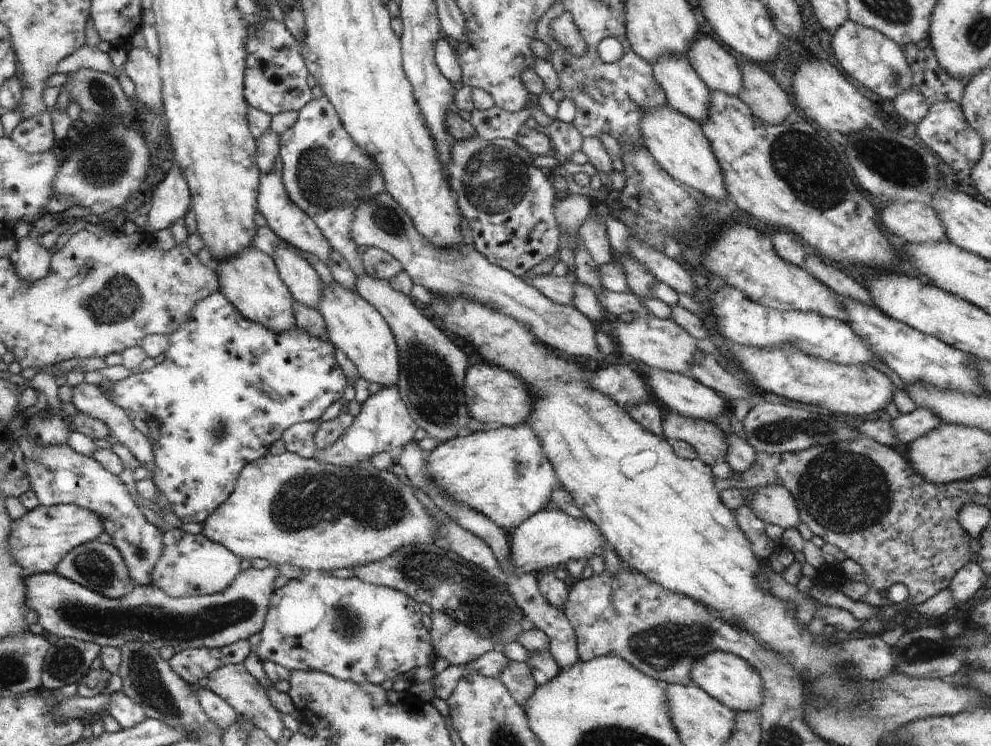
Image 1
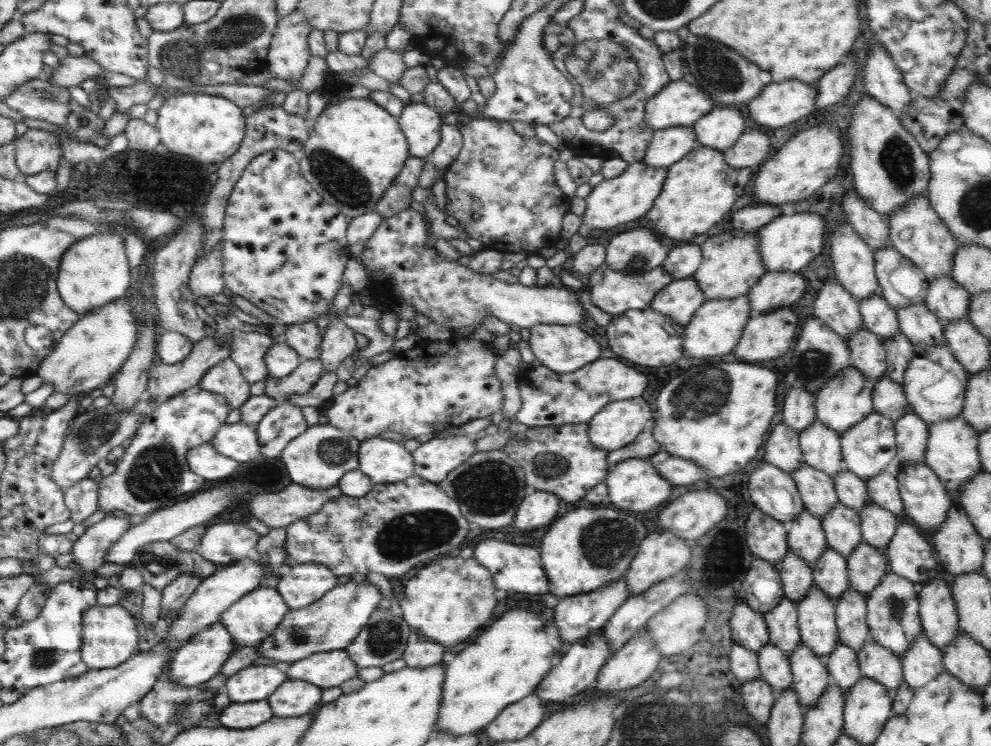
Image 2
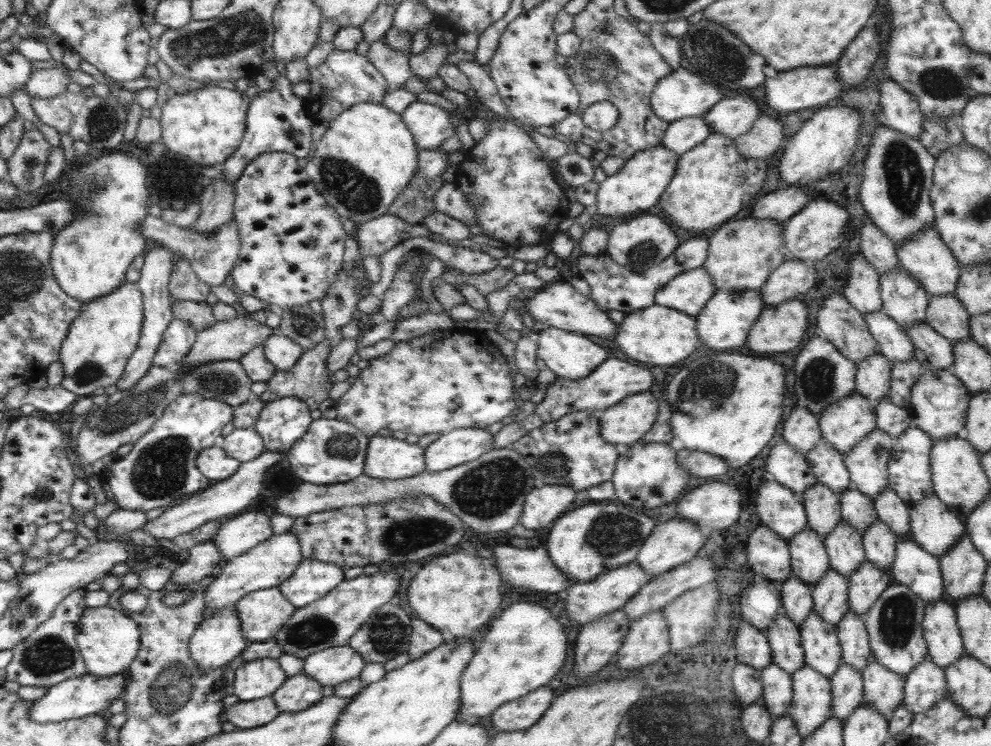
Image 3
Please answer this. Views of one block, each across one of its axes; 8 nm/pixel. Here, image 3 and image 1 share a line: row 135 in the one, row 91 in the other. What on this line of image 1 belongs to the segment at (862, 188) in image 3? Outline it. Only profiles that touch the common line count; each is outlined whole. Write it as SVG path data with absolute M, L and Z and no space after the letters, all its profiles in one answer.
M846 19L830 35L831 48L841 69L877 96L891 101L902 91L912 88L910 71L900 54L900 48L883 34Z

